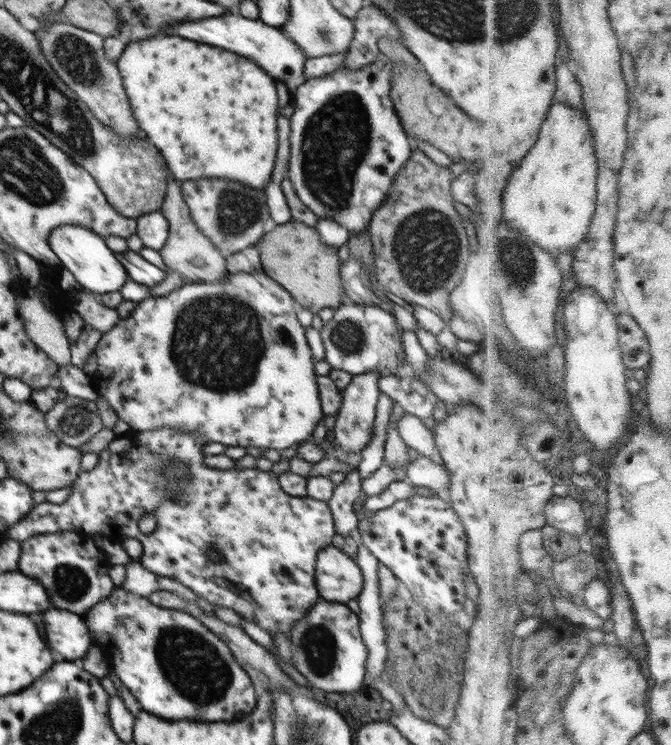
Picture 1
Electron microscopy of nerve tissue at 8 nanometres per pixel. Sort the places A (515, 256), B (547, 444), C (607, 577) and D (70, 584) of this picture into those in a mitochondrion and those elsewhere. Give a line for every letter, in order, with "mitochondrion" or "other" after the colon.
A: mitochondrion
B: other
C: other
D: mitochondrion

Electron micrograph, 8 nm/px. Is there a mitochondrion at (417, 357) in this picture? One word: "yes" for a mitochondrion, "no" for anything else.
no

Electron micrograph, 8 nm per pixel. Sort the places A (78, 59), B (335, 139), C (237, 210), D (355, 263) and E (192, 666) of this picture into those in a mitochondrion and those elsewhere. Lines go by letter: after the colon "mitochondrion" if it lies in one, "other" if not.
A: mitochondrion
B: mitochondrion
C: mitochondrion
D: other
E: mitochondrion

